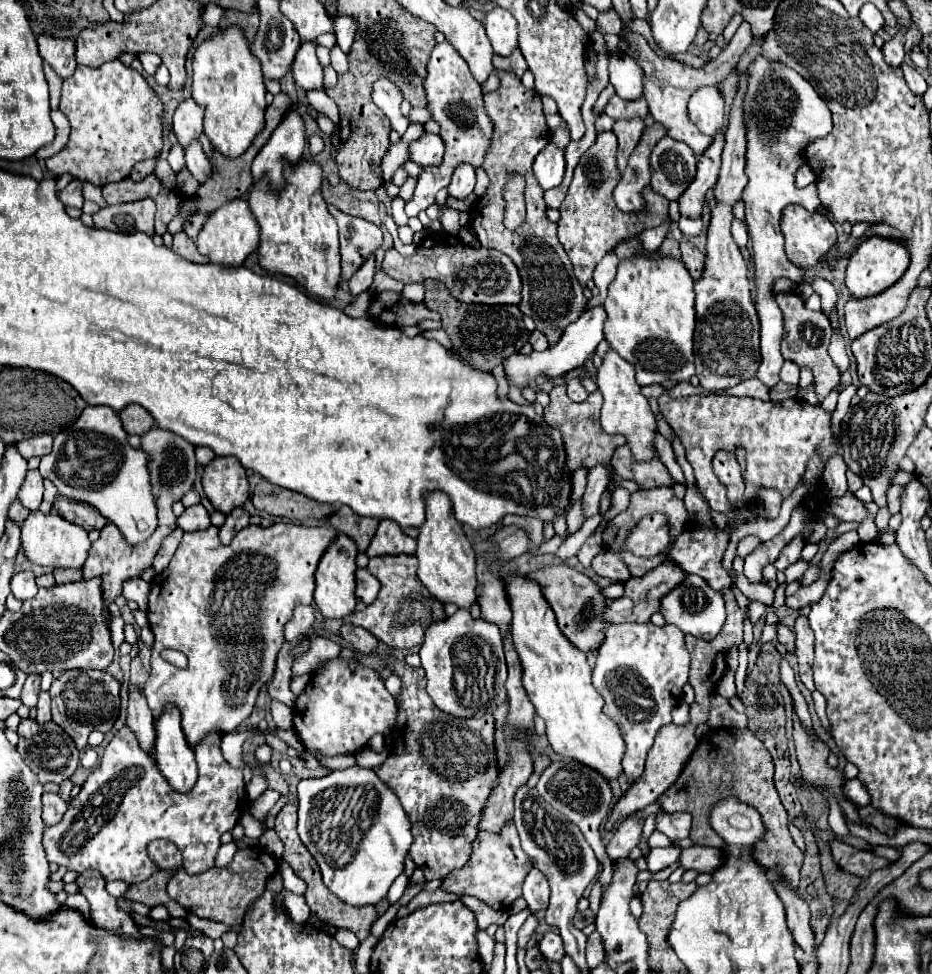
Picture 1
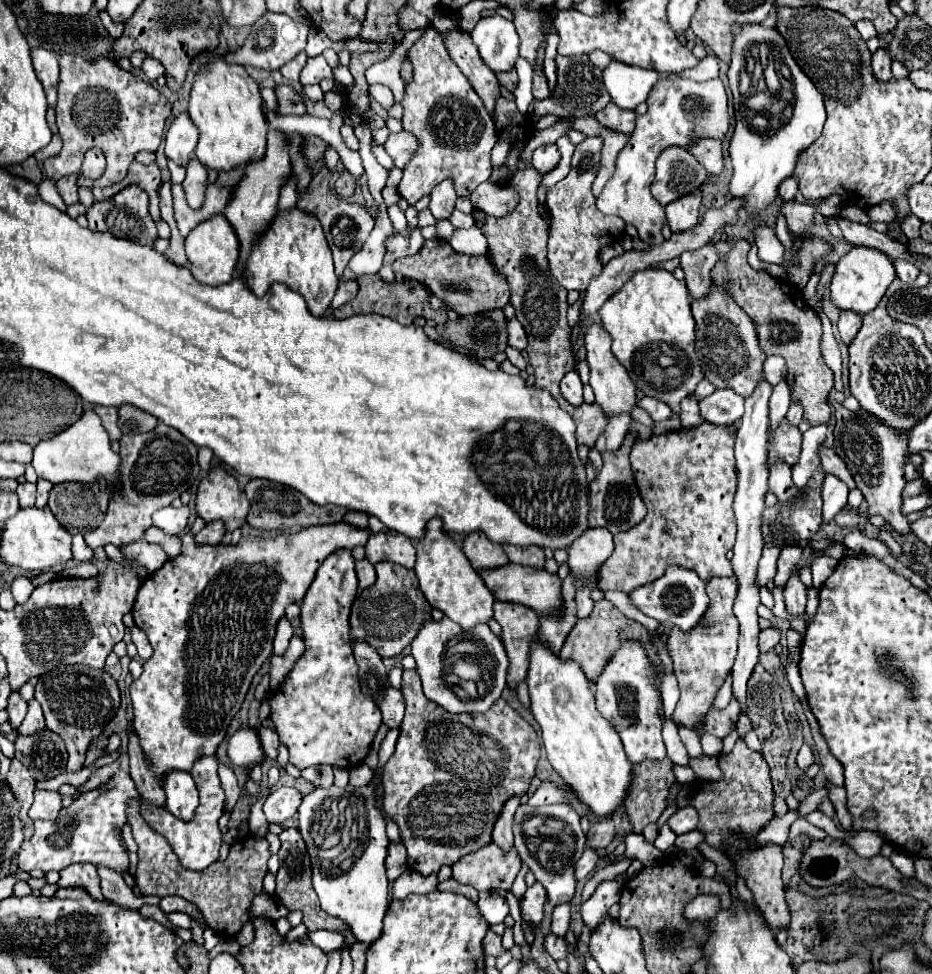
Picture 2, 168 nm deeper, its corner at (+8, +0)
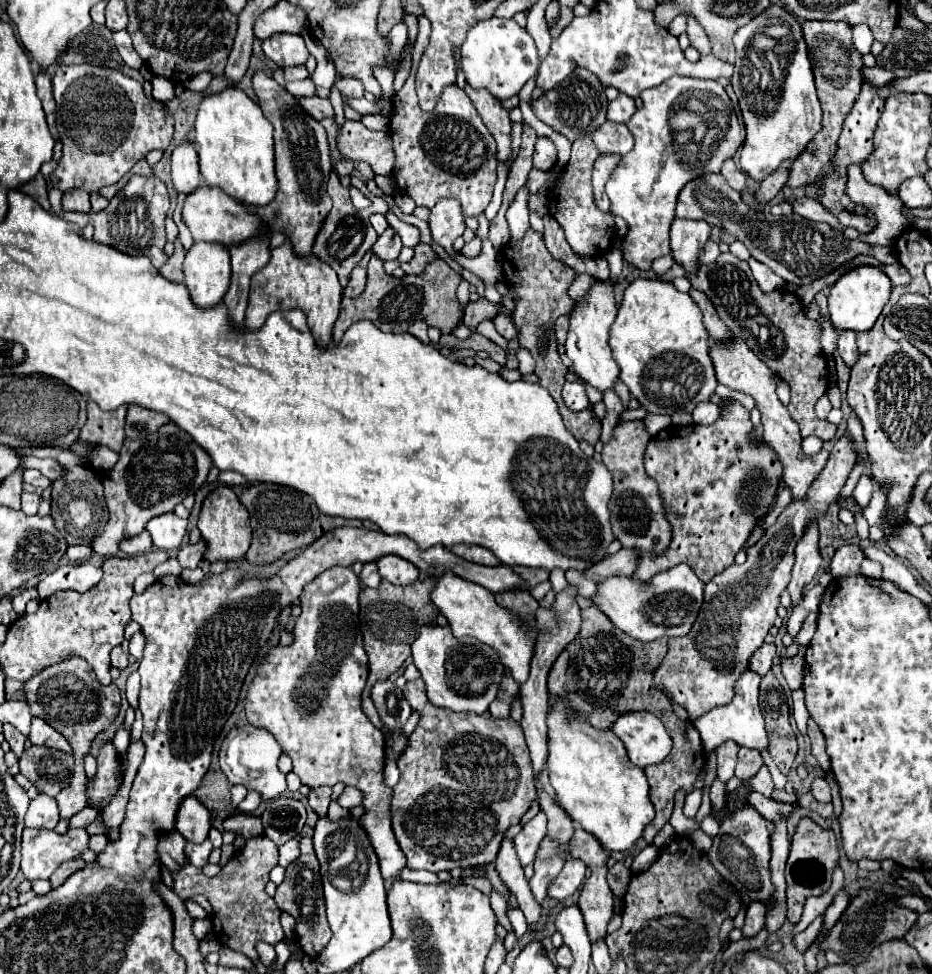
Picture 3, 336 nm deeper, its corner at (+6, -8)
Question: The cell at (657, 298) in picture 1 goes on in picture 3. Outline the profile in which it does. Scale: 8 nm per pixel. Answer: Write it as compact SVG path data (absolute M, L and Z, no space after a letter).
M638 278L634 280L622 298L622 304L618 308L618 316L610 328L610 348L612 356L620 366L620 380L628 386L630 394L638 398L638 402L654 414L674 414L678 410L692 412L698 402L706 402L710 394L714 394L716 378L714 378L714 366L708 356L708 334L702 322L702 312L698 310L696 302L676 290L672 282L660 282L660 280L648 280Z

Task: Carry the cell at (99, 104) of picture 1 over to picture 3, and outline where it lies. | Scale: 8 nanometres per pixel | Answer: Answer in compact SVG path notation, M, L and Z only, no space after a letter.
M90 64L58 66L52 86L64 154L50 182L62 192L70 188L98 192L102 186L116 184L150 150L166 150L172 140L174 114L166 104L146 96L142 84L120 70Z

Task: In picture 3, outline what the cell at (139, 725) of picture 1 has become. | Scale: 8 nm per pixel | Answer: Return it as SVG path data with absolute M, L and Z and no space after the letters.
M176 830L170 834L162 834L162 840L158 840L158 854L160 854L162 864L168 870L178 870L178 866L186 862L184 844L186 840Z

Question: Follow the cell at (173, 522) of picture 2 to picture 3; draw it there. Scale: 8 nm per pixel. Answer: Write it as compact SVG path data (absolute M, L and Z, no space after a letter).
M164 514L158 518L152 518L146 524L146 530L152 534L152 542L160 550L174 550L180 546L184 534L186 534L188 520L178 518L176 514Z

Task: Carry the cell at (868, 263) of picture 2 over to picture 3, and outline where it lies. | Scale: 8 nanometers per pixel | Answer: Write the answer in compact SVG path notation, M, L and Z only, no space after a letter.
M876 266L852 268L830 290L830 296L828 296L830 322L838 330L854 330L854 332L870 330L870 326L874 326L876 318L880 316L884 304L890 298L890 288L892 288L892 282L882 268L876 268Z

